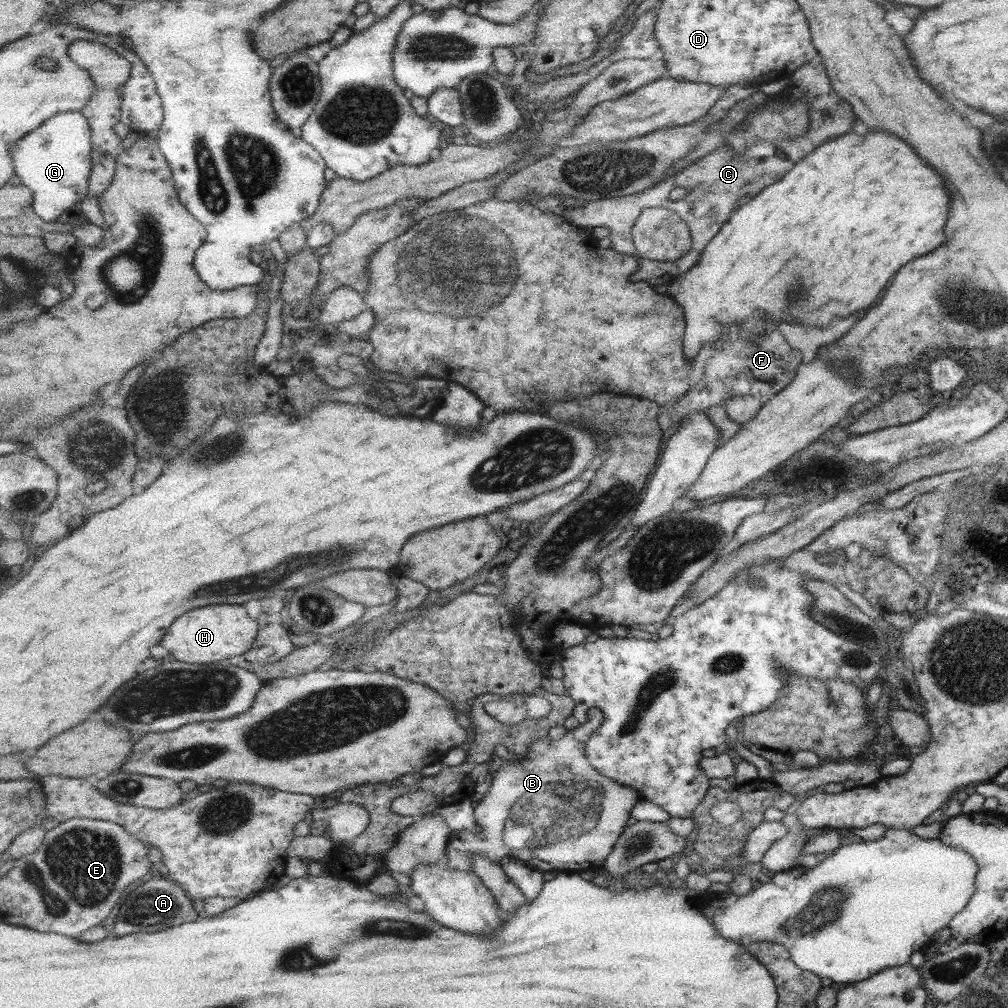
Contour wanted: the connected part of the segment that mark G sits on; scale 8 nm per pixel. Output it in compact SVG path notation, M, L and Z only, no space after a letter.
M83 112L60 113L37 130L26 134L10 146L16 176L31 188L34 212L44 221L59 220L70 208L78 209L89 193L94 168L92 130Z

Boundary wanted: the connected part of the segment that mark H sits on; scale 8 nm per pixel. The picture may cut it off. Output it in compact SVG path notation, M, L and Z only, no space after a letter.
M243 605L205 606L199 610L191 610L191 614L183 614L183 618L175 620L175 626L171 626L167 638L163 638L163 646L167 646L171 654L183 662L194 664L226 662L230 658L249 652L259 631L259 624L247 615Z

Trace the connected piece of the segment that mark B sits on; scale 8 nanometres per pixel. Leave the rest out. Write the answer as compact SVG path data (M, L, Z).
M590 709L588 720L567 730L560 739L552 740L546 736L534 740L527 756L516 756L520 765L505 761L493 774L487 796L474 808L475 819L482 826L482 831L477 834L461 829L451 833L446 855L448 868L476 872L469 862L470 854L480 854L497 863L508 856L520 859L527 866L543 872L574 872L601 868L605 859L613 852L621 832L625 830L631 818L631 810L641 799L638 790L603 776L587 758L587 741L600 729L604 718L602 709Z

